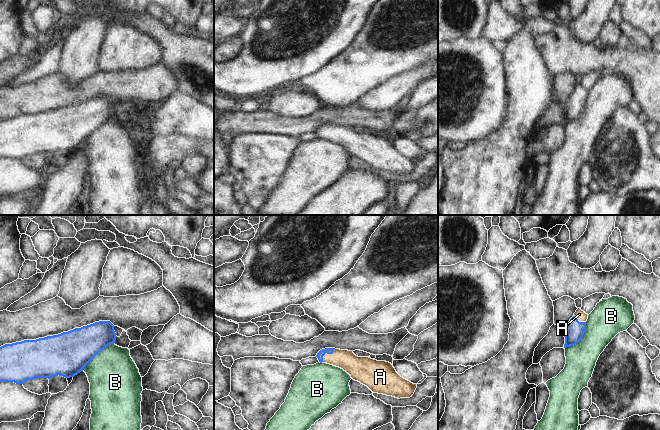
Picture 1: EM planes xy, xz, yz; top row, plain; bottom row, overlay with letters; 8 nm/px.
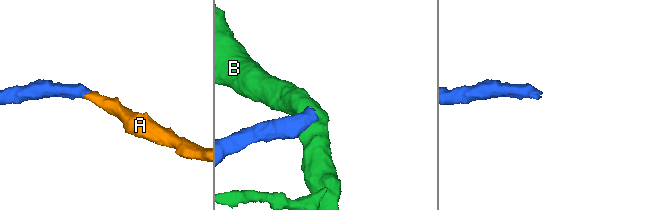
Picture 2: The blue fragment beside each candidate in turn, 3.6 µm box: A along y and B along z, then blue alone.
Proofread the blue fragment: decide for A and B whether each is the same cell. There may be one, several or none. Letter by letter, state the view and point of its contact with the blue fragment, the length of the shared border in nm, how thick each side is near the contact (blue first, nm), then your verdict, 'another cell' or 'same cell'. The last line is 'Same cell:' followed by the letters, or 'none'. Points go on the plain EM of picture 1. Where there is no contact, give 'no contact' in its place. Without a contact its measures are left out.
A: xz (327, 129) | 150 nm | 60/170 nm | same cell
B: yz (580, 115) | 280 nm | 150/280 nm | another cell
Same cell: A

